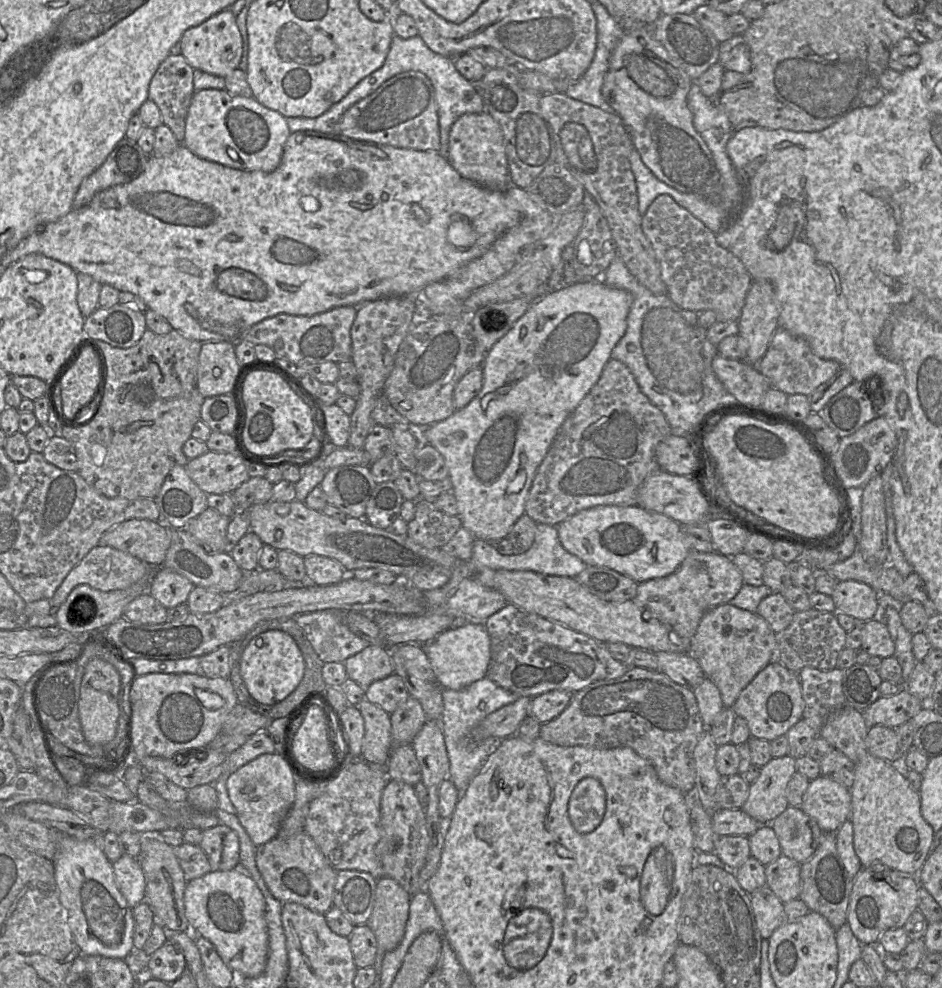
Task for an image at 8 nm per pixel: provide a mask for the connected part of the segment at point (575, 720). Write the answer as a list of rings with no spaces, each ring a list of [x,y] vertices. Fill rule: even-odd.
[[[629,667],[622,677],[598,680],[574,692],[570,703],[559,716],[541,724],[539,737],[559,746],[629,747],[654,767],[661,782],[688,795],[694,793],[696,779],[693,752],[705,729],[693,690],[675,683],[662,672]]]

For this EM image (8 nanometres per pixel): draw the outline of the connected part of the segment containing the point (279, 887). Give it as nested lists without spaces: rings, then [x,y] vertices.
[[[300,832],[288,838],[274,837],[257,846],[256,864],[269,891],[281,903],[299,903],[322,915],[333,906],[337,871],[329,865],[315,841],[307,833]]]

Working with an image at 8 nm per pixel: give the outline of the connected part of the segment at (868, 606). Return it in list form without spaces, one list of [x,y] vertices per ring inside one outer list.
[[[839,581],[831,595],[837,613],[865,622],[880,615],[880,595],[860,581]]]

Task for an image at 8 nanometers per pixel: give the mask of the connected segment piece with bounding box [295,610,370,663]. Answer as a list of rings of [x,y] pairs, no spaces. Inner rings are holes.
[[[321,610],[295,617],[323,663],[343,663],[370,645],[342,623],[342,612],[345,611]]]

